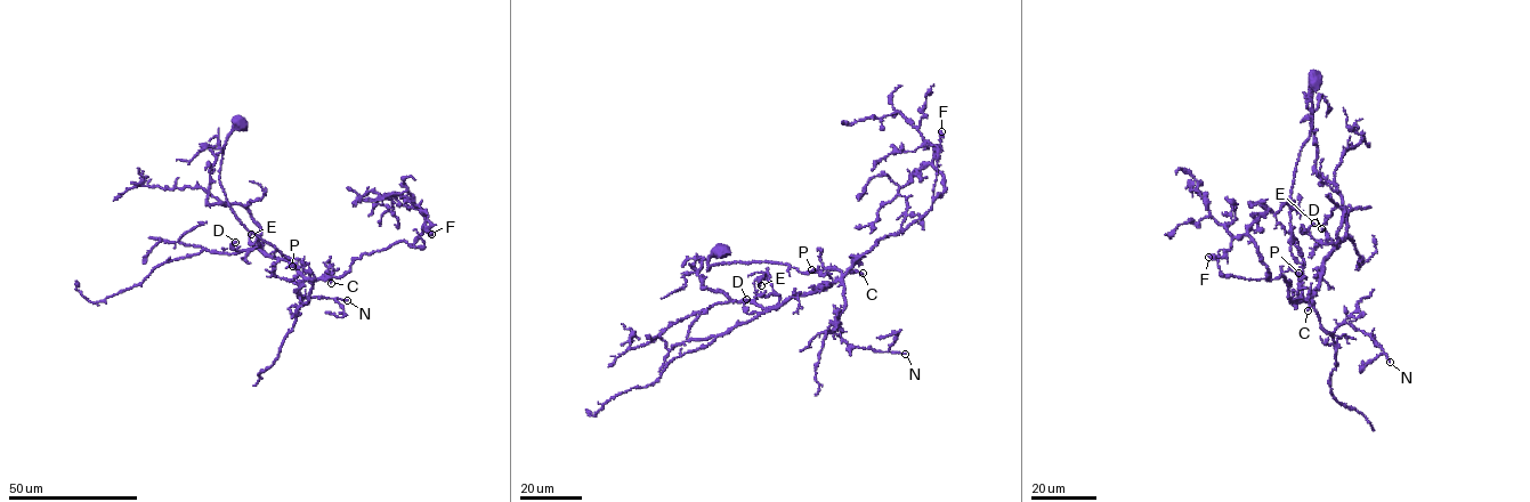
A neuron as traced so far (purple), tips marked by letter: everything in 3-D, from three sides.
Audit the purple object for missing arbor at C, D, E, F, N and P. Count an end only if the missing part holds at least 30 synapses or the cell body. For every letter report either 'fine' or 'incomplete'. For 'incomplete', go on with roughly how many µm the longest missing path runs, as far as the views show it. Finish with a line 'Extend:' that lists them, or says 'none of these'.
C: fine
D: fine
E: fine
F: fine
N: fine
P: fine
Extend: none of these

